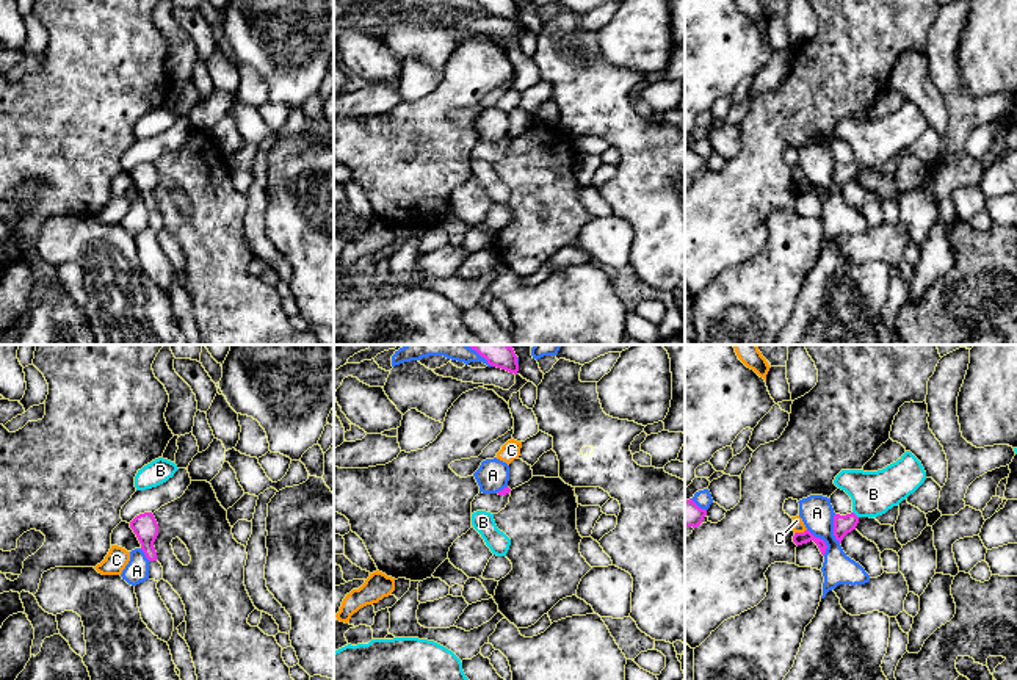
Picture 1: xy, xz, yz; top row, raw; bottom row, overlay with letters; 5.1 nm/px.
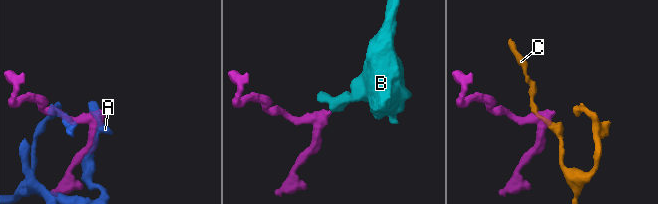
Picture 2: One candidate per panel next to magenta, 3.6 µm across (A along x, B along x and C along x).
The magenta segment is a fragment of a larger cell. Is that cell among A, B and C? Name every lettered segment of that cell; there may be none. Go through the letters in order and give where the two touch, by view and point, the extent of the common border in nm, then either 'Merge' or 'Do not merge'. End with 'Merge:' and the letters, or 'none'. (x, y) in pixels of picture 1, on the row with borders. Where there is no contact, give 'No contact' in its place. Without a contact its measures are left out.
A: Touches magenta at yz (823, 541). Shared border 170 nm. Do not merge
B: Touches magenta at yz (854, 514). Shared border 50 nm. Merge
C: Touches magenta at yz (799, 533). Shared border 70 nm. Do not merge
Merge: B

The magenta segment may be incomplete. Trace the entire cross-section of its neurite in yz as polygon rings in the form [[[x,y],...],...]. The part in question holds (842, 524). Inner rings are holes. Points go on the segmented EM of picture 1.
[[[906,451],[896,462],[878,472],[841,470],[834,484],[852,500],[852,512],[834,515],[834,536],[843,537],[856,530],[860,517],[878,517],[898,506],[926,479],[921,462]]]

